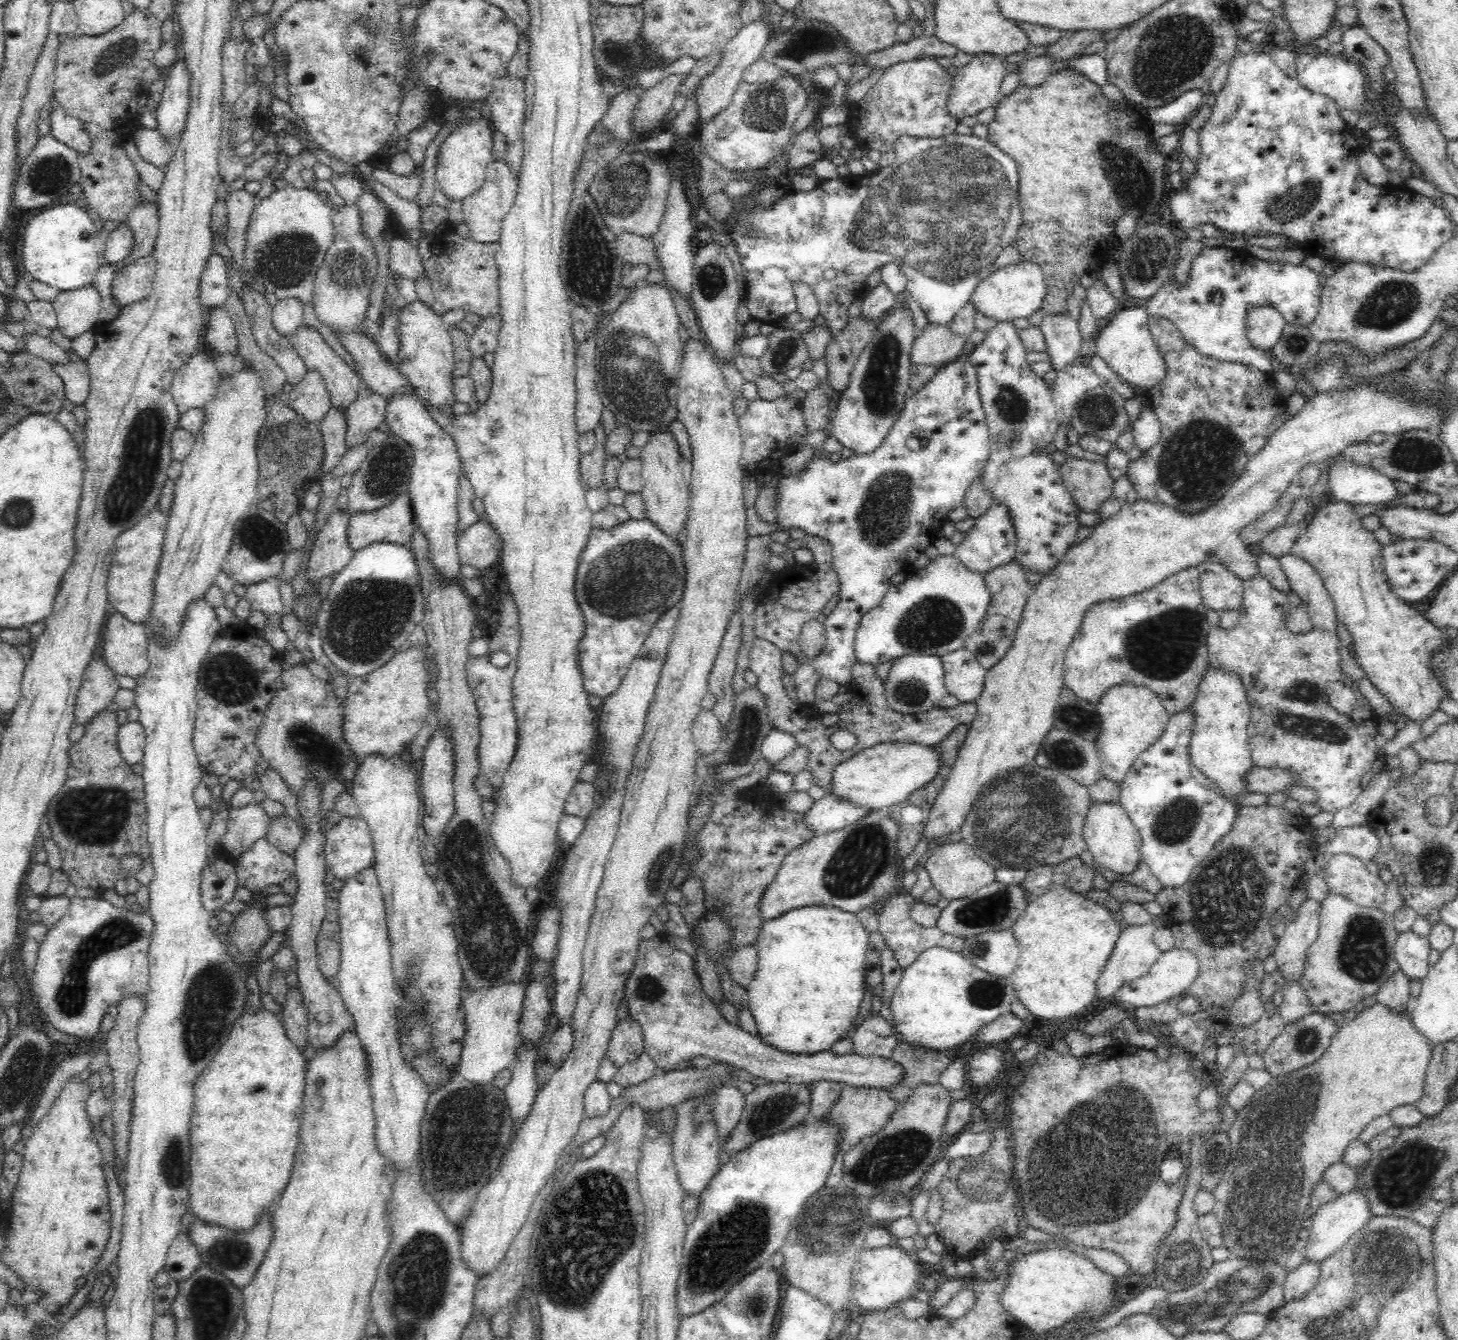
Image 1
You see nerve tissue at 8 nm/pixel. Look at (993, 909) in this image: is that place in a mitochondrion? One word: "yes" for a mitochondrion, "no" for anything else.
yes

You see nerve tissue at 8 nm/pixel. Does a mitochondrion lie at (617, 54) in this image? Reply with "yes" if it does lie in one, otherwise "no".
yes

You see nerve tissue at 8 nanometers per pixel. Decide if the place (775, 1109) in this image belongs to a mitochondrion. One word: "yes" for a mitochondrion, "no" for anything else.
yes

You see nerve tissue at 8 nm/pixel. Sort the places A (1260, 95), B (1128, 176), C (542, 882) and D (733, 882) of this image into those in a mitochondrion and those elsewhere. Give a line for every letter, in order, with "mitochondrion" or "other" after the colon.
A: other
B: mitochondrion
C: other
D: mitochondrion

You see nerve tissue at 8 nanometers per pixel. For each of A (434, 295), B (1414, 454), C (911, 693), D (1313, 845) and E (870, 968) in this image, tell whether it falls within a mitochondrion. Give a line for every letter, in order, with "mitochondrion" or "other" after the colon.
A: other
B: mitochondrion
C: mitochondrion
D: other
E: other

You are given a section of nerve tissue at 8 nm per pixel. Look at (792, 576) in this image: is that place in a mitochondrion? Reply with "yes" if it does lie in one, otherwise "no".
no

